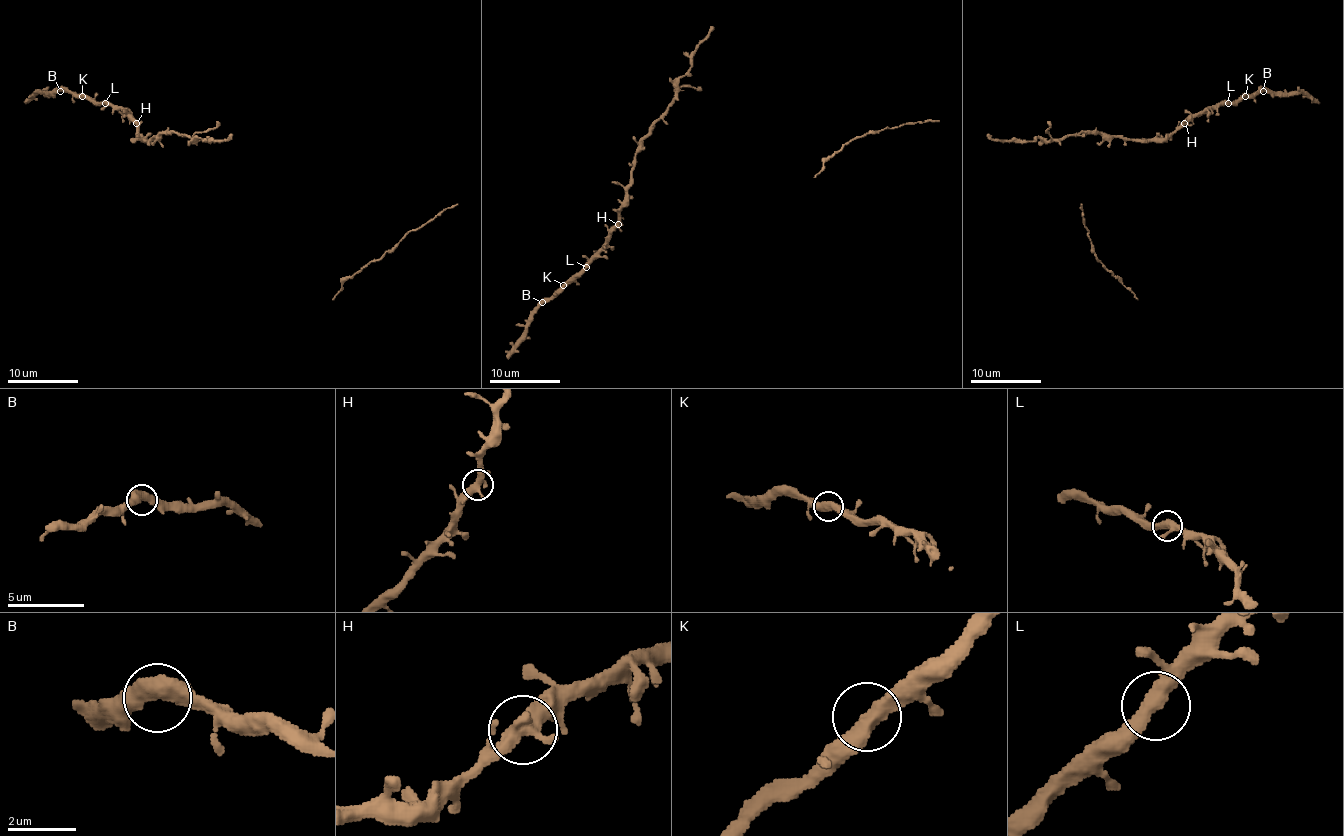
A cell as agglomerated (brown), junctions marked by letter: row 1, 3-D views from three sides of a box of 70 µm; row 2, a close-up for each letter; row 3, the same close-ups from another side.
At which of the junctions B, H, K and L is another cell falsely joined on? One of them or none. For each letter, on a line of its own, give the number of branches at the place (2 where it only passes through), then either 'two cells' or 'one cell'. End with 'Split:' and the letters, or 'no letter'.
B: branches 2; one cell
H: branches 2; one cell
K: branches 2; one cell
L: branches 2; one cell
Split: no letter

